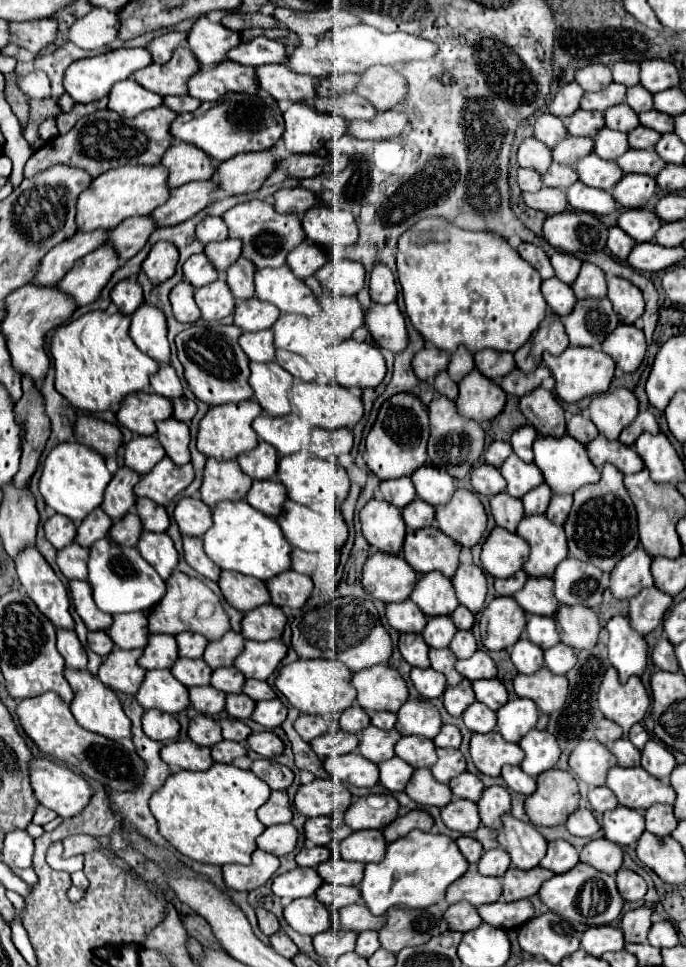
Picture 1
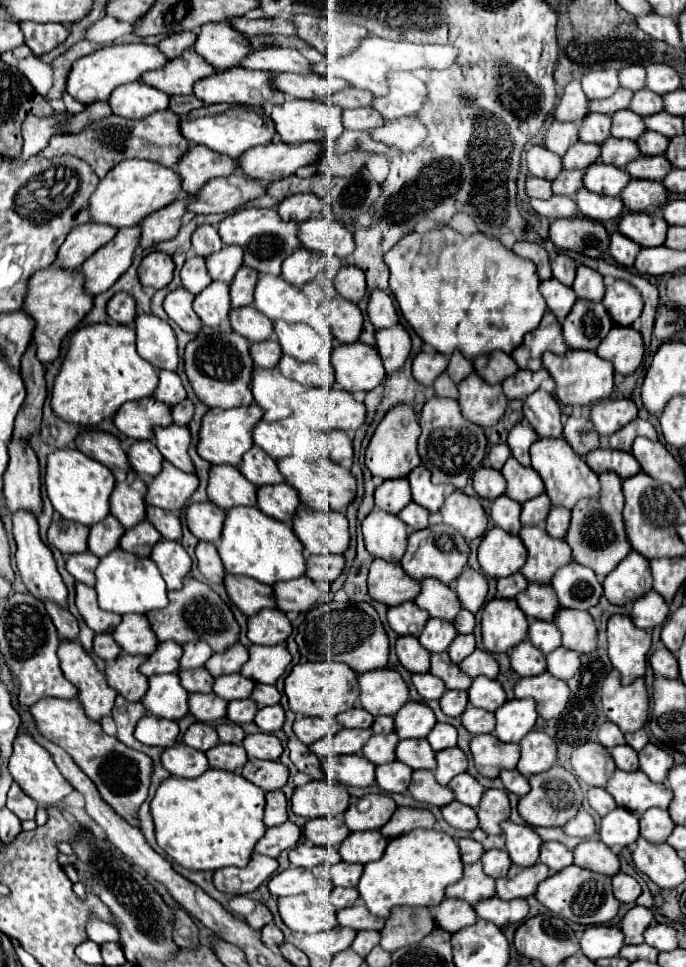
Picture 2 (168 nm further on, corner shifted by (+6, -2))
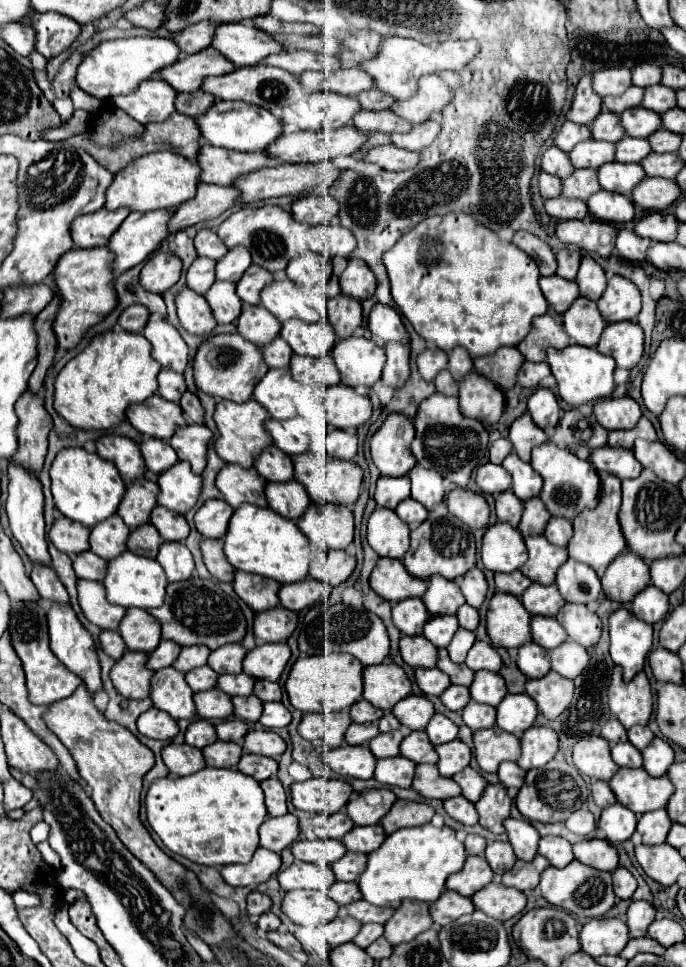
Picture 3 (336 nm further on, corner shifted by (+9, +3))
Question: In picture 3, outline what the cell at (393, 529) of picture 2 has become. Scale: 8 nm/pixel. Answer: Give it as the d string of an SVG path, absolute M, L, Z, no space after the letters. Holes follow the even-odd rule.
M376 508L368 520L368 544L378 556L402 558L410 544L410 528L390 508Z

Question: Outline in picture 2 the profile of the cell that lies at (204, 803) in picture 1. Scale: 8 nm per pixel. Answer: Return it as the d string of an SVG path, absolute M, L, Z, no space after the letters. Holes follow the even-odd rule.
M207 769L197 779L179 779L179 777L167 777L163 781L151 801L151 815L155 821L155 837L157 845L179 865L193 869L193 871L215 871L221 867L245 867L251 859L255 843L263 837L265 825L263 825L263 807L265 807L265 791L259 789L255 783L247 781L245 777L231 773L231 771L219 771L219 769Z

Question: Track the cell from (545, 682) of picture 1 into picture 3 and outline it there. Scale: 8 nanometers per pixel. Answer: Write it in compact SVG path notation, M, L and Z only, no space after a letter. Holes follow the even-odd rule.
M552 670L544 678L528 680L526 682L526 694L538 704L538 710L544 714L544 718L554 720L572 702L574 682Z

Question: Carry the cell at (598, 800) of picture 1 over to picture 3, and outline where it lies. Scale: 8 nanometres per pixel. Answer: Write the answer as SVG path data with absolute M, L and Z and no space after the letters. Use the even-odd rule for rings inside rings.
M592 782L592 798L600 808L608 808L616 802L616 796L612 794L608 782Z

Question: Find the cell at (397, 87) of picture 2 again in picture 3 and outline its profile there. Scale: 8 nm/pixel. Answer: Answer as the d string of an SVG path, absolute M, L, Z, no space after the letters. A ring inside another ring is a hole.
M422 76L420 78L420 90L408 98L408 100L398 100L392 110L412 122L412 124L420 124L430 120L434 114L440 114L442 108L454 98L454 92L450 86L446 86L438 76Z

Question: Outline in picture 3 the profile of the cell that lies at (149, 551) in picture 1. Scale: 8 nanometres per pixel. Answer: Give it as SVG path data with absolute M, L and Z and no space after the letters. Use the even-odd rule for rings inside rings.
M164 542L156 556L160 566L166 572L168 582L188 580L194 572L194 558L192 552L182 542Z

